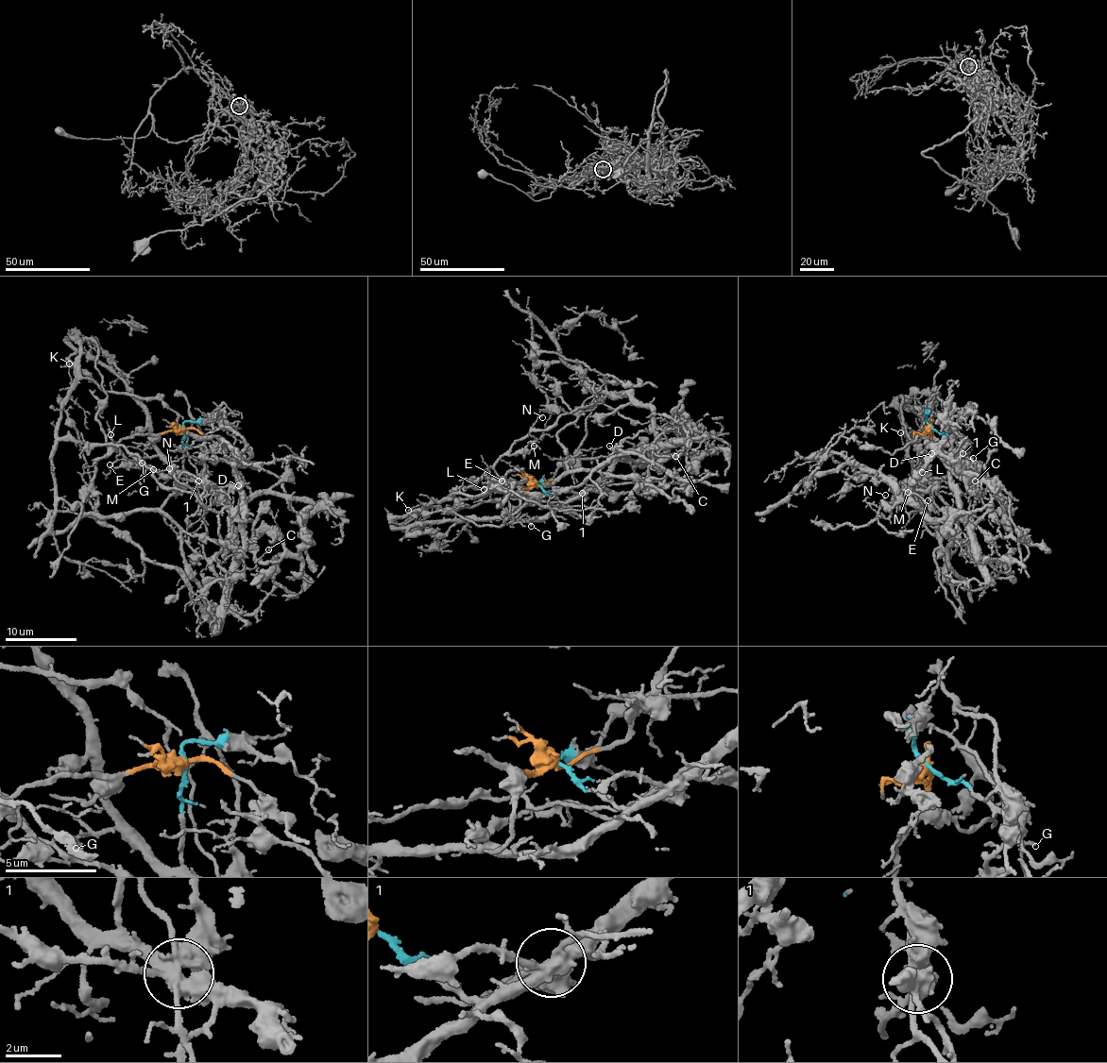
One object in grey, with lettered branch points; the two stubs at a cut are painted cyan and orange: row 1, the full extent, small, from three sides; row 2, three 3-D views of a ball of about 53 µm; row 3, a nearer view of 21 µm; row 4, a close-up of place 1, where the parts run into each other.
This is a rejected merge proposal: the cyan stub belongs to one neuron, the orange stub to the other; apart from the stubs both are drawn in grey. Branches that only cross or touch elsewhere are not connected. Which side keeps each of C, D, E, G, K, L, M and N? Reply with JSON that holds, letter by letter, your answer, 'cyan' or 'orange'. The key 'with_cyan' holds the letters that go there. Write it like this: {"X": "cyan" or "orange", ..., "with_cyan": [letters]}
{"C": "cyan", "D": "cyan", "E": "orange", "G": "cyan", "K": "orange", "L": "cyan", "M": "orange", "N": "orange", "with_cyan": ["C", "D", "G", "L"]}

